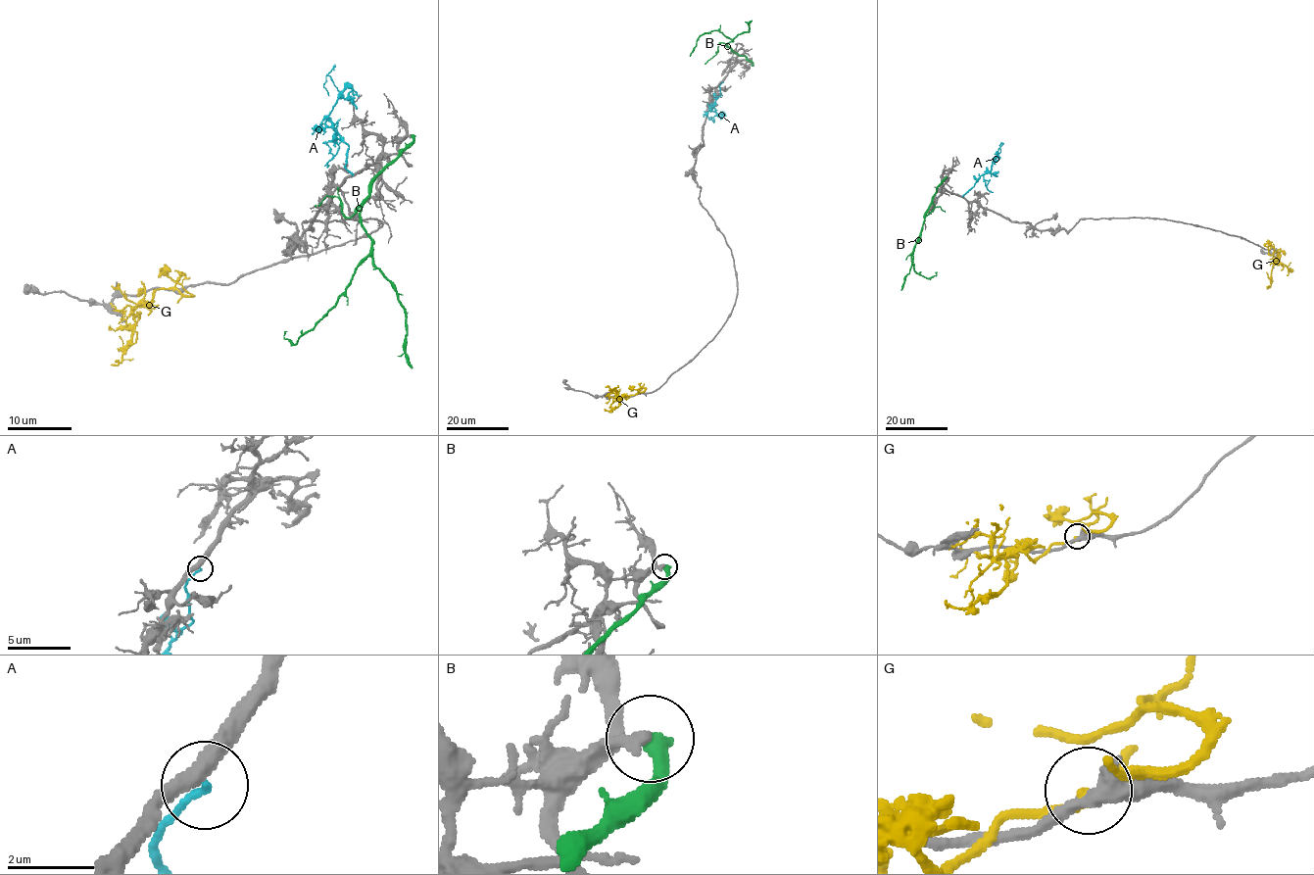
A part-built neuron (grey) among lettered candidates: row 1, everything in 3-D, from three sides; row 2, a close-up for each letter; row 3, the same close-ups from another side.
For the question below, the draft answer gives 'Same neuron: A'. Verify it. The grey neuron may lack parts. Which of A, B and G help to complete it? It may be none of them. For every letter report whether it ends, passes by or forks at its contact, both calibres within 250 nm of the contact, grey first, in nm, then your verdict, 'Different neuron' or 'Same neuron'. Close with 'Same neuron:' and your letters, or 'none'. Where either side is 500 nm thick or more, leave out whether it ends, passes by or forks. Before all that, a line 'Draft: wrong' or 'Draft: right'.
Draft: wrong
A: It ends there. Thickness 360 nm (grey) against 190 nm. Different neuron
B: It ends there. Thickness 260 nm (grey) against 420 nm. Different neuron
G: It forks there. Thickness 440 nm (grey) against 220 nm. Different neuron
Same neuron: none

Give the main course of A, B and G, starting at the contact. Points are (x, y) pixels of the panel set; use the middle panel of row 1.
A: (723, 81), (719, 86), (720, 95), (709, 110), (716, 114), (709, 120), (711, 117)
B: (752, 65), (732, 51), (727, 45), (732, 40), (717, 30), (705, 32), (698, 38), (691, 54)
G: (636, 393), (626, 399), (616, 398), (616, 390), (606, 387)

